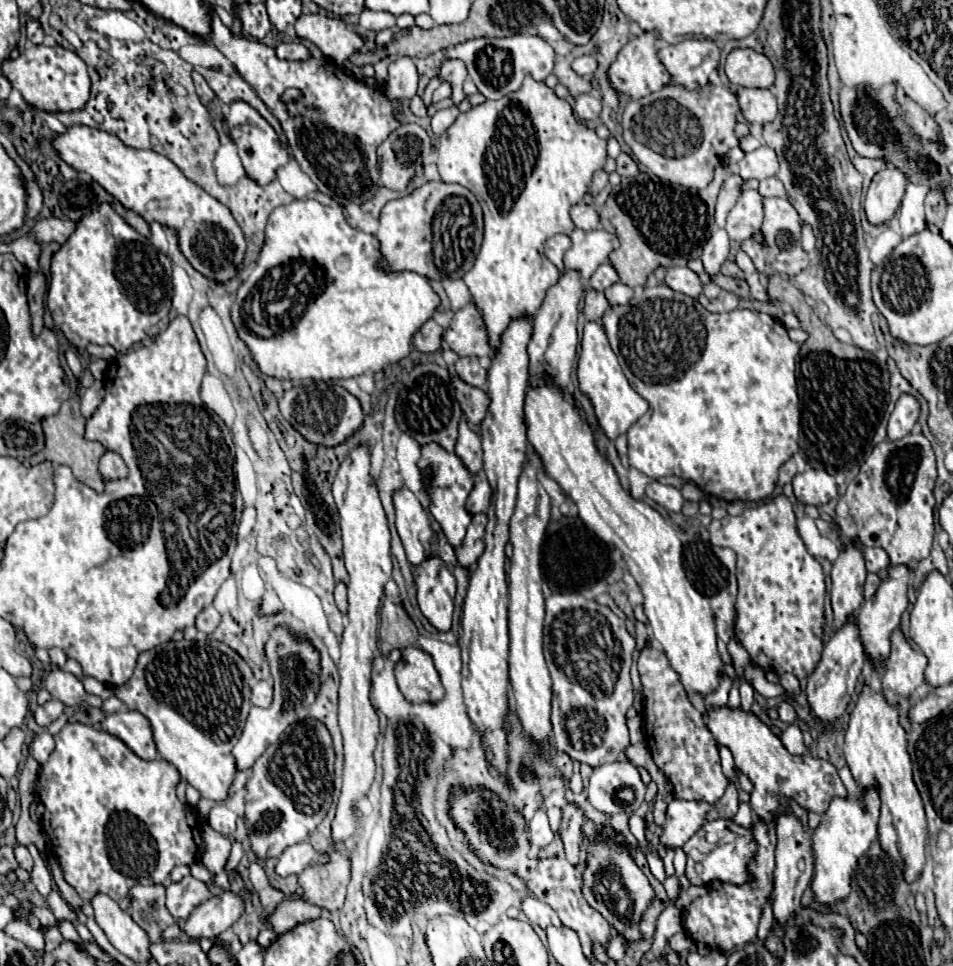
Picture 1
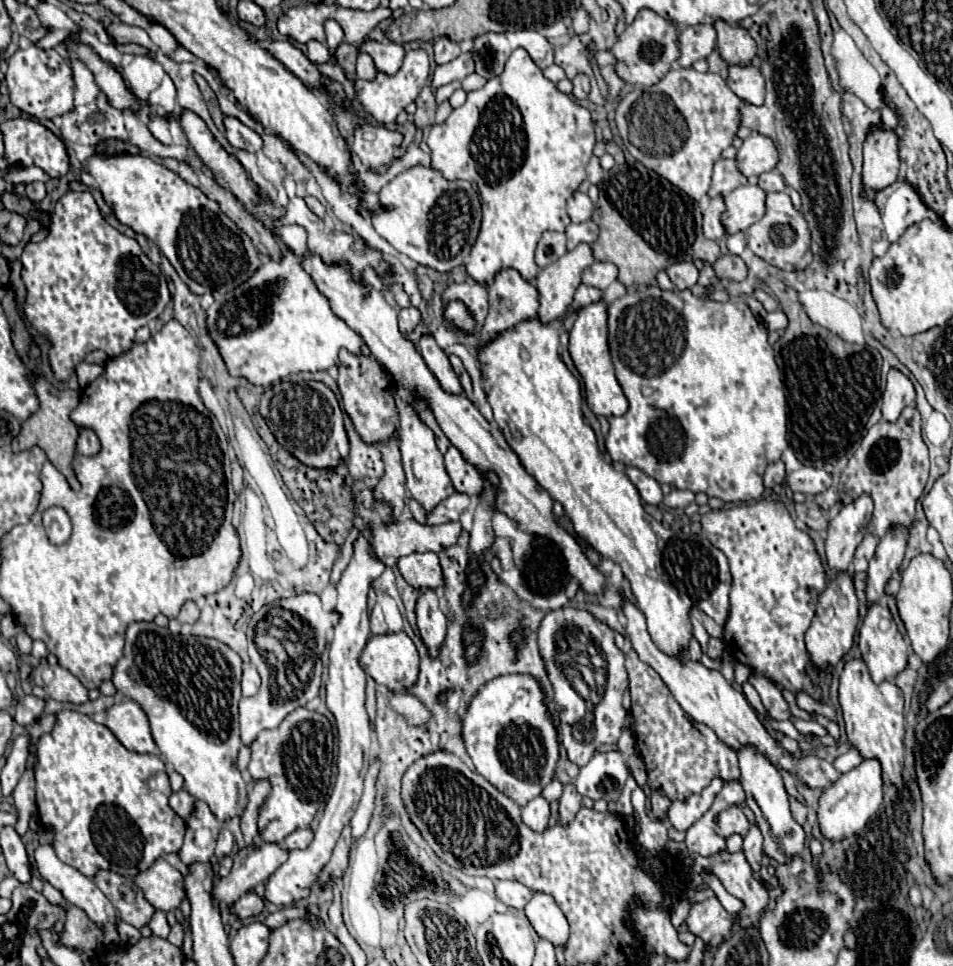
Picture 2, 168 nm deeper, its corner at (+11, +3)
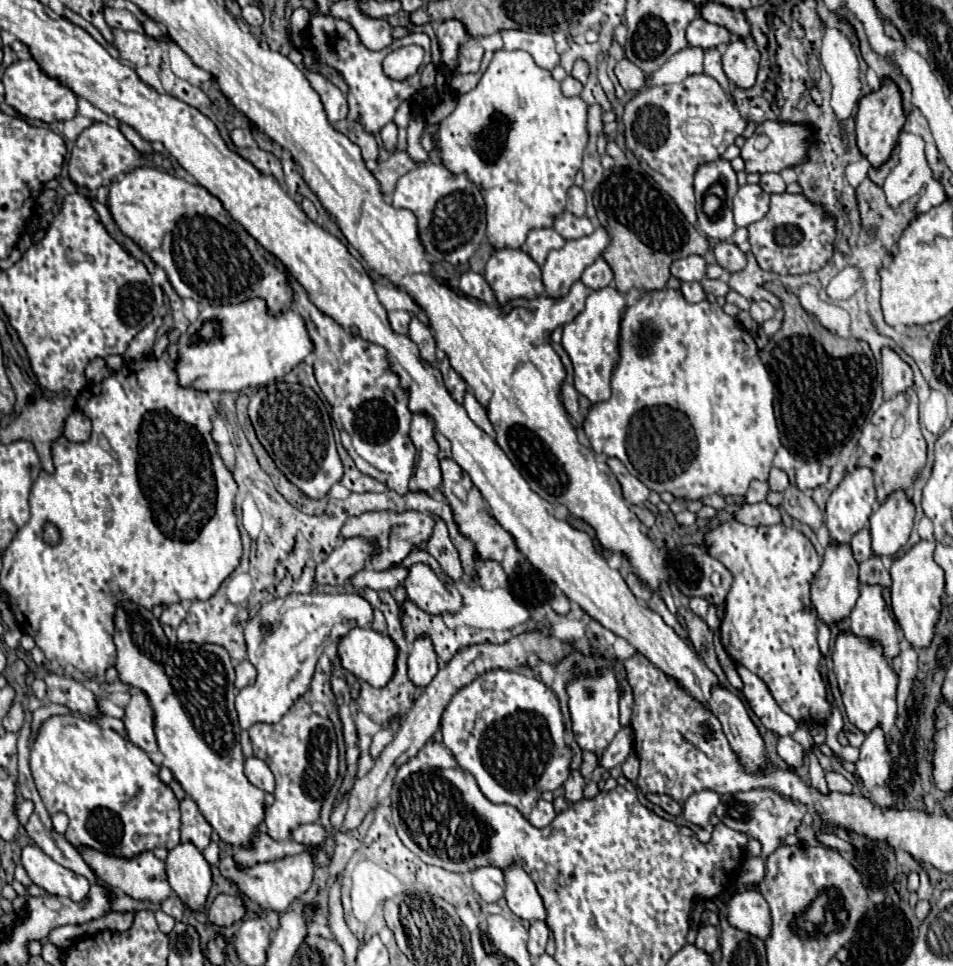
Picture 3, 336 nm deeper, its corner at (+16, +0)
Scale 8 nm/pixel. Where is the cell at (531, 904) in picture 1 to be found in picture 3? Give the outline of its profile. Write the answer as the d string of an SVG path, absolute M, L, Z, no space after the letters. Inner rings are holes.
M496 867L476 869L472 873L472 885L486 903L498 903L504 897L504 873Z

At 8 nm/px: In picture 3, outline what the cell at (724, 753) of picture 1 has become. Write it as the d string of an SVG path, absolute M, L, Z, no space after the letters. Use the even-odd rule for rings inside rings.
M698 791L690 795L682 805L682 817L694 825L704 827L708 823L708 817L714 813L718 801L720 795L716 795L716 791Z

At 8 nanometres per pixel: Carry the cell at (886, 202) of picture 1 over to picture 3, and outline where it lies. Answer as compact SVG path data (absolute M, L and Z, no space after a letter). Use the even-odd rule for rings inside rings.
M886 81L878 91L860 99L858 113L856 113L856 141L860 153L870 161L872 167L880 167L890 159L896 147L896 139L902 131L902 125L904 125L902 99L892 81Z

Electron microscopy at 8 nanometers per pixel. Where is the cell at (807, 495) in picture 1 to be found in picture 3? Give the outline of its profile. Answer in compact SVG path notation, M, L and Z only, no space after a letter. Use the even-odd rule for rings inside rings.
M804 463L796 471L796 487L800 491L806 489L816 489L818 485L824 485L828 481L828 467L820 463Z

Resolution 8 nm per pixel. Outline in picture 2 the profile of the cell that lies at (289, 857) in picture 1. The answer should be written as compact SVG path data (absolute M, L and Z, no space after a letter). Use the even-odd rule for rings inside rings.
M305 828L305 830L297 830L297 832L289 834L289 836L287 836L287 838L281 842L281 848L285 848L285 850L307 848L311 840L313 840L313 830L311 830L311 828Z

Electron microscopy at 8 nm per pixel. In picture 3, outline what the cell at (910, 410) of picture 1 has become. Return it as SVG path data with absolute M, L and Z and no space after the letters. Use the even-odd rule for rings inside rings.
M882 349L882 369L884 399L892 399L892 395L898 395L900 391L912 387L912 369L894 351Z

